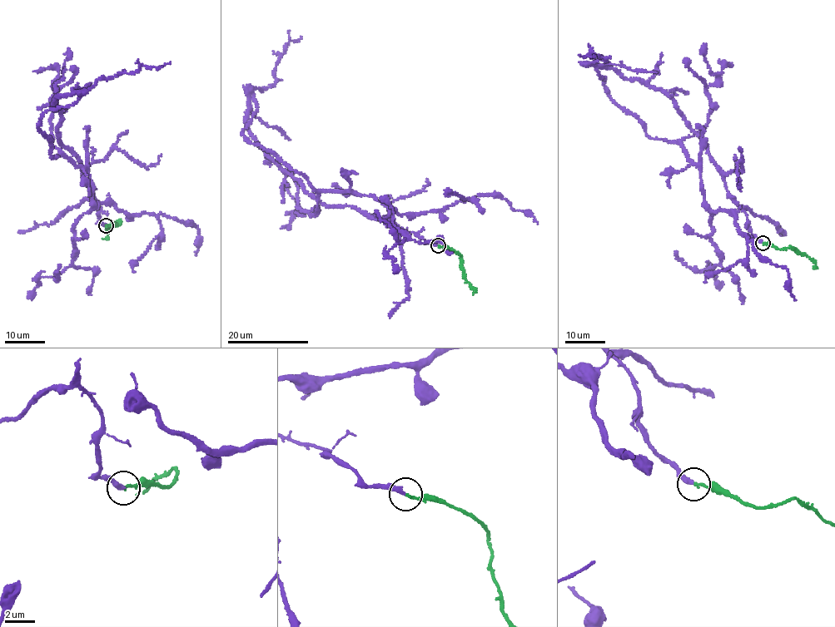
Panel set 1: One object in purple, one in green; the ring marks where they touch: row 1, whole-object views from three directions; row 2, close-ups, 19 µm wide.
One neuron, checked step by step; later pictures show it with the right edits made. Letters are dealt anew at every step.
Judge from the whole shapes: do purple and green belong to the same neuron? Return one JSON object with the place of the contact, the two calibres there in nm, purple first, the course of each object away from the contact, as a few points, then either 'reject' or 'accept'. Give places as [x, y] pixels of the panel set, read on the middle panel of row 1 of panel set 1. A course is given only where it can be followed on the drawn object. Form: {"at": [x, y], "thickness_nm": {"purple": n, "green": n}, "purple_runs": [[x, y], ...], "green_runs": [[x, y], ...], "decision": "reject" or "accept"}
{"at": [438, 245], "thickness_nm": {"purple": 320, "green": 190}, "purple_runs": [[438, 246], [304, 191], [254, 140], [250, 91], [242, 134], [315, 190], [400, 215], [498, 194], [538, 224]], "green_runs": [[438, 246], [446, 245], [459, 255], [464, 277], [474, 289], [473, 294]], "decision": "accept"}

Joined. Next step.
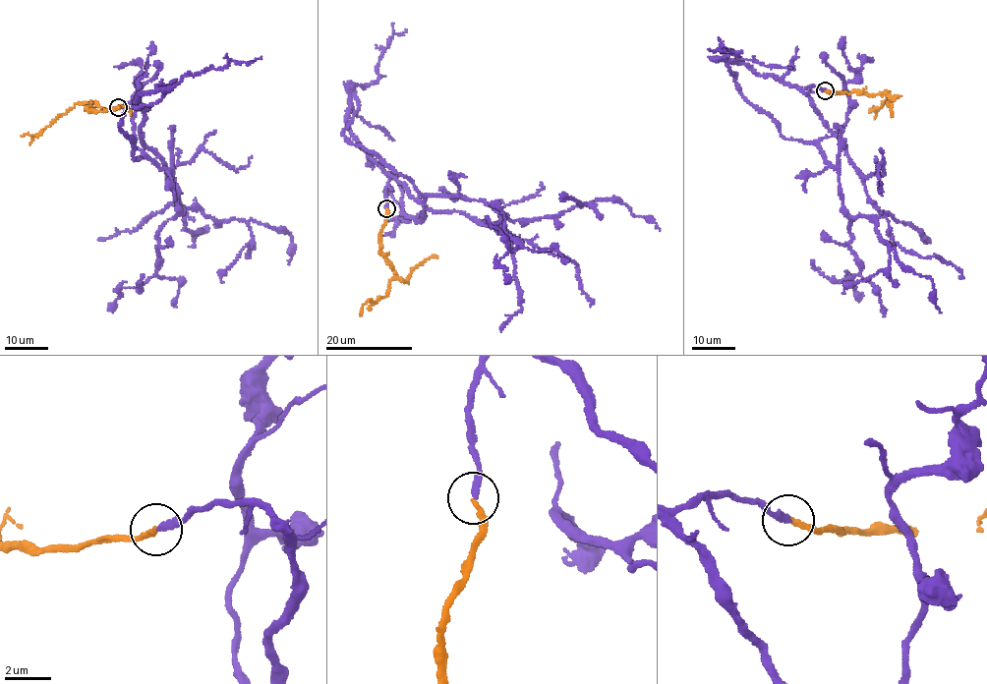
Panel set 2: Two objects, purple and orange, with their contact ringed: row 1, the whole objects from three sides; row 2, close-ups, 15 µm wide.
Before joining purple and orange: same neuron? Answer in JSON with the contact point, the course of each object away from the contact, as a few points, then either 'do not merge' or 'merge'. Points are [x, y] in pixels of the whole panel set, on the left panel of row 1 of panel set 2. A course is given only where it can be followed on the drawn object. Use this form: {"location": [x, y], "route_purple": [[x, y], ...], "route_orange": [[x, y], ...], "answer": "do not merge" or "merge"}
{"location": [118, 107], "route_purple": [[119, 108], [168, 88], [123, 116], [135, 160], [172, 172], [180, 213], [283, 227], [289, 264]], "route_orange": [[119, 108], [96, 112], [86, 108], [87, 103], [79, 102], [54, 118], [38, 136], [21, 136]], "answer": "merge"}

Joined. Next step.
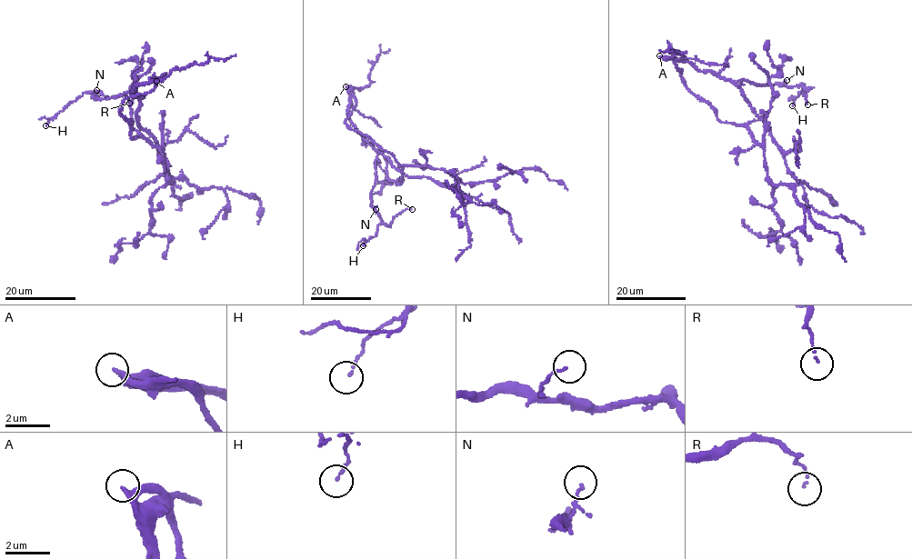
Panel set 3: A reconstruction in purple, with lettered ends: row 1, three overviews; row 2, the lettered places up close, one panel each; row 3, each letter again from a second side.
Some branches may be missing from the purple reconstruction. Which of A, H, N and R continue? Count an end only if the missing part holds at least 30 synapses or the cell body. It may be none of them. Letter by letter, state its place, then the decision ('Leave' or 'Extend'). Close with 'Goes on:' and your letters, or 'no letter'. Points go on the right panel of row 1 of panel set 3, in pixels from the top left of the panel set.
A: Place: (659, 55). Extend
H: Place: (792, 105). Leave
N: Place: (786, 80). Leave
R: Place: (807, 104). Leave
Goes on: A

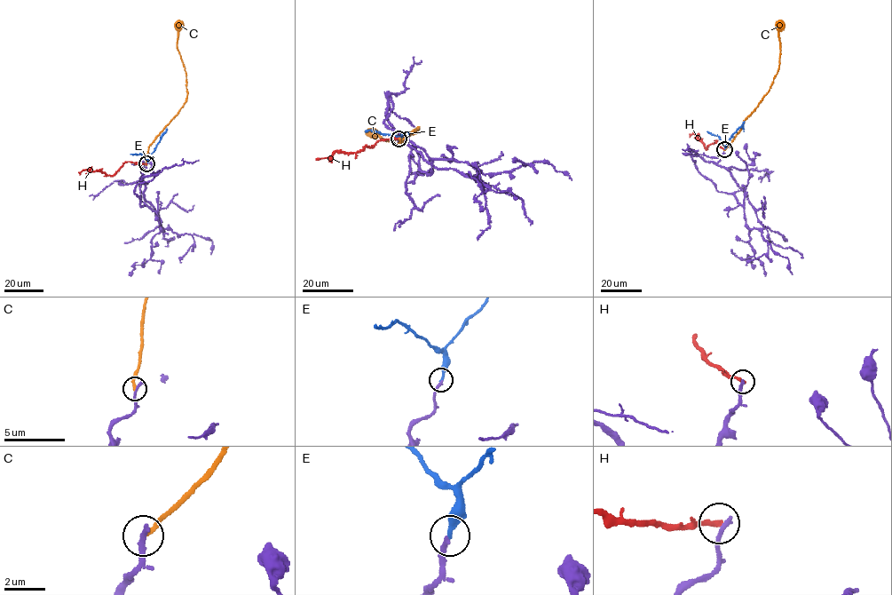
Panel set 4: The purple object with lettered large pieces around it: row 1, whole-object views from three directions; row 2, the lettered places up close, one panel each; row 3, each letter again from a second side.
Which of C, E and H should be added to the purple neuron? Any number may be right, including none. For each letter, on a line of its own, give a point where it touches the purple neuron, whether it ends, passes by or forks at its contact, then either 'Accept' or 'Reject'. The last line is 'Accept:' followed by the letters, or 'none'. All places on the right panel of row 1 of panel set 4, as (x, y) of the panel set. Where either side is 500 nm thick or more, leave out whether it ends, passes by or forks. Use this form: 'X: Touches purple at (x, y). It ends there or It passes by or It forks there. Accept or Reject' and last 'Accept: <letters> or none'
C: Touches purple at (723, 150). It ends there. Reject
E: Touches purple at (724, 148). It ends there. Accept
H: Touches purple at (724, 149). It ends there. Reject
Accept: E

